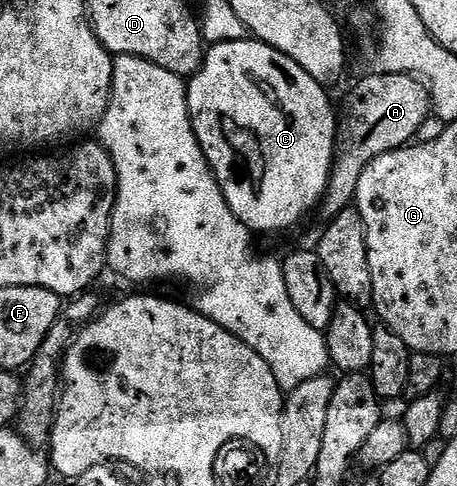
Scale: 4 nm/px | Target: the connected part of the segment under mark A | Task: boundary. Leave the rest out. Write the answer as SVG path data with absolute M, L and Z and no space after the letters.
M370 74L347 96L343 104L343 112L338 113L337 127L335 130L335 157L331 163L331 177L327 179L327 191L321 201L321 209L327 218L334 218L341 212L346 212L352 207L357 186L361 182L361 174L370 164L388 154L395 154L402 144L410 145L419 127L423 124L427 112L429 116L429 93L420 81L411 76L385 76Z

